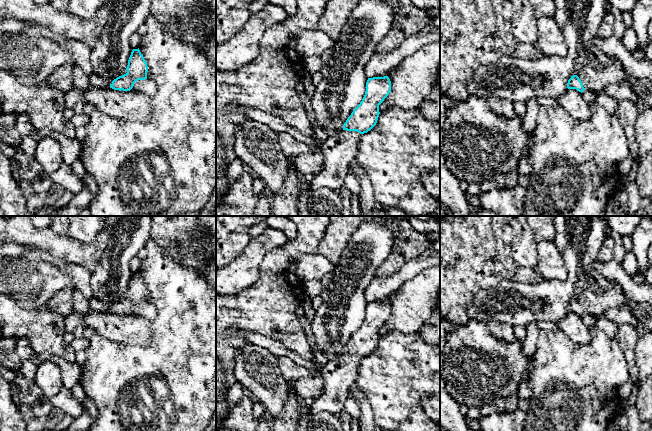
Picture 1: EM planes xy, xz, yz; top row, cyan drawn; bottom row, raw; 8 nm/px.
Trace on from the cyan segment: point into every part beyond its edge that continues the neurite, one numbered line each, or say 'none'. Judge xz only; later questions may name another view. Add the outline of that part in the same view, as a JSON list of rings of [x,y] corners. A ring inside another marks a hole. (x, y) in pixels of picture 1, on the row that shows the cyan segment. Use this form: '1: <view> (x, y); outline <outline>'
1: xz (339, 150); outline [[[342,130],[322,142],[324,169],[314,180],[305,185],[310,189],[326,187],[339,191],[350,171],[350,163],[355,160],[361,134],[357,131]]]

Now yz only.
1: yz (602, 69); outline [[[595,45],[588,53],[588,64],[577,74],[585,89],[599,92],[610,84],[630,84],[628,71],[616,56],[606,54]]]

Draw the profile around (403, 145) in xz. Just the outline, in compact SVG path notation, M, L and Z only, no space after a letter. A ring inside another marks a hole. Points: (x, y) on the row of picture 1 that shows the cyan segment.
M390 108L380 113L376 125L361 134L355 160L365 170L379 204L402 210L407 216L430 215L440 206L437 199L427 193L422 181L424 174L440 171L440 121L429 121L418 109Z

